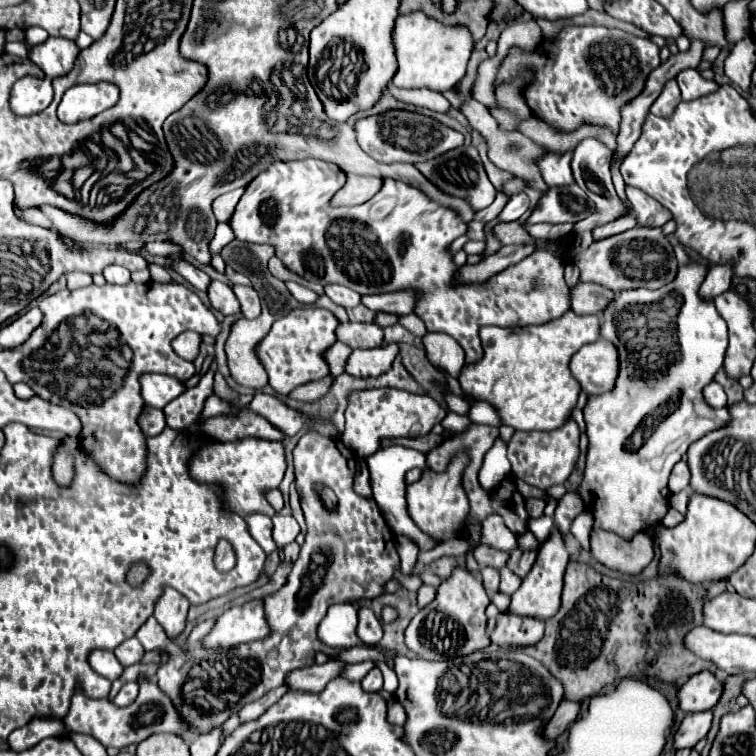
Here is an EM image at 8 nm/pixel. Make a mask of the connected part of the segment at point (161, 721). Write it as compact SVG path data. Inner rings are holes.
M142 675L137 682L140 685L138 698L128 708L116 708L110 700L90 700L82 692L74 694L70 712L64 718L68 732L90 734L104 746L112 746L118 750L130 744L138 744L154 732L172 732L178 736L188 736L192 732L188 730L188 726L184 726L184 722L180 722L180 712L176 710L176 706L172 706L172 700L158 688L156 682Z

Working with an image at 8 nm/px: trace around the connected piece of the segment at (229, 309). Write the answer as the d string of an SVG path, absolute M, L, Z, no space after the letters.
M214 280L210 284L210 288L208 288L208 296L210 296L212 308L222 312L224 316L240 314L240 302L238 302L238 298L234 296L234 292L232 292L232 288L228 284Z

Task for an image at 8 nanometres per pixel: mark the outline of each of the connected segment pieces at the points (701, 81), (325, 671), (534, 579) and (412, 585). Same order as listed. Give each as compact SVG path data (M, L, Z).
M682 70L678 76L678 86L682 90L682 100L696 100L700 96L708 96L712 94L714 90L718 90L720 86L714 82L714 80L706 80L700 76L698 70Z
M328 660L326 664L314 664L302 670L294 670L286 678L286 686L290 690L310 690L310 692L320 692L324 686L342 674L346 668L346 662L340 660Z
M552 530L552 536L538 548L538 558L530 570L530 574L524 578L522 586L512 594L510 606L506 612L516 614L516 616L528 616L528 618L538 618L538 620L548 620L556 610L560 610L560 594L564 586L564 570L568 564L570 556L564 546L564 538L560 536L558 530Z
M398 571L394 574L394 578L401 582L401 585L408 590L418 590L420 586L422 586L422 580L420 580L420 576L402 576Z

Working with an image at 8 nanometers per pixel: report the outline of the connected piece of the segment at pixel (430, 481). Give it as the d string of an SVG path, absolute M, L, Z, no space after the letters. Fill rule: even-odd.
M458 456L452 460L446 472L438 474L432 470L424 470L422 478L406 488L406 502L408 502L408 514L416 522L416 526L430 534L432 538L446 542L450 538L456 538L462 532L468 508L466 508L466 494L462 490L462 468L466 464L464 456Z

